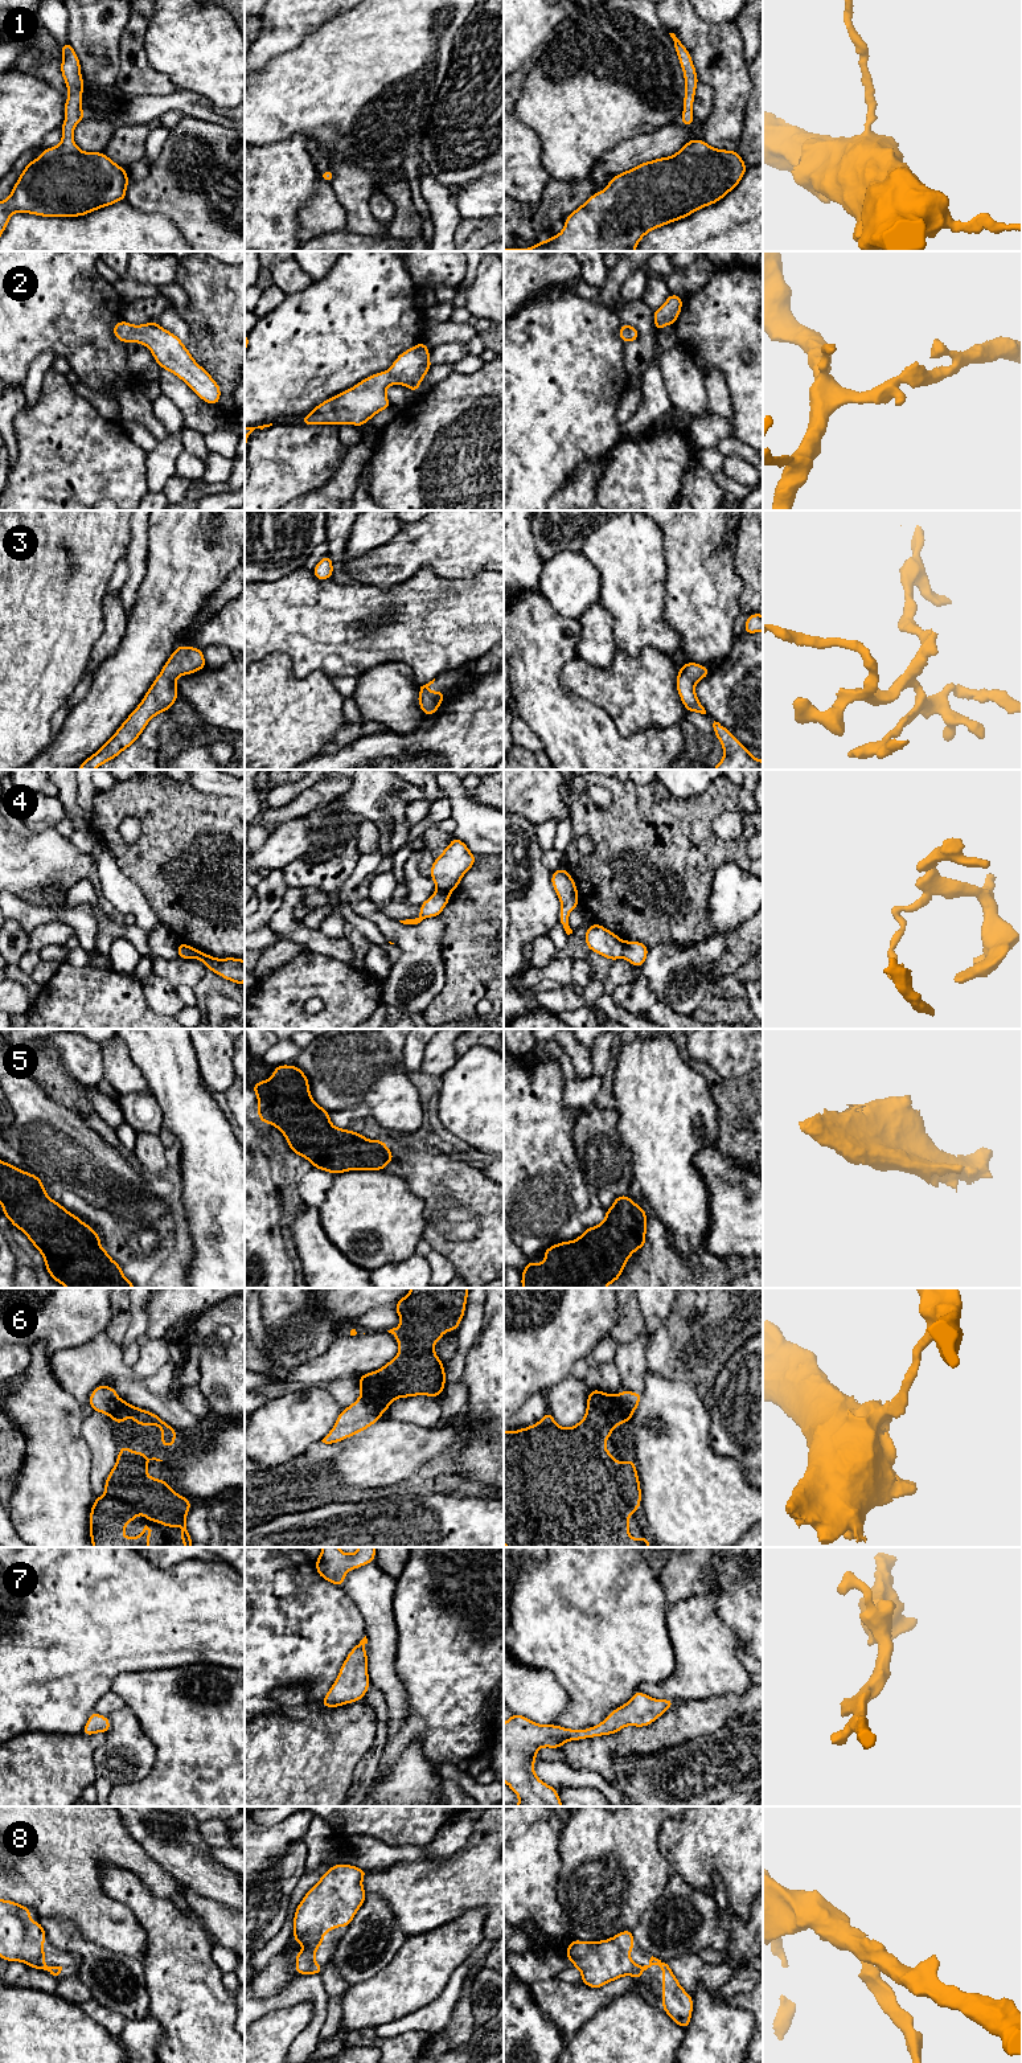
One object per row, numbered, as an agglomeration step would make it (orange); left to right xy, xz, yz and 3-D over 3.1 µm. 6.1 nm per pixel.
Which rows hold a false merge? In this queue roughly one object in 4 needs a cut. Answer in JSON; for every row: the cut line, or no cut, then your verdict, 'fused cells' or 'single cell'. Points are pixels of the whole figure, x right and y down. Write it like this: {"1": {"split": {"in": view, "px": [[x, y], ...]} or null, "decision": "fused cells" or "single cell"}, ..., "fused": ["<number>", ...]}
{"1": {"split": null, "decision": "single cell"}, "2": {"split": null, "decision": "single cell"}, "3": {"split": null, "decision": "single cell"}, "4": {"split": {"in": "xy", "px": [[180, 942], [188, 958]]}, "decision": "fused cells"}, "5": {"split": null, "decision": "single cell"}, "6": {"split": {"in": "xz", "px": [[360, 1397], [369, 1401], [381, 1413]]}, "decision": "fused cells"}, "7": {"split": null, "decision": "single cell"}, "8": {"split": null, "decision": "single cell"}, "fused": ["4", "6"]}

